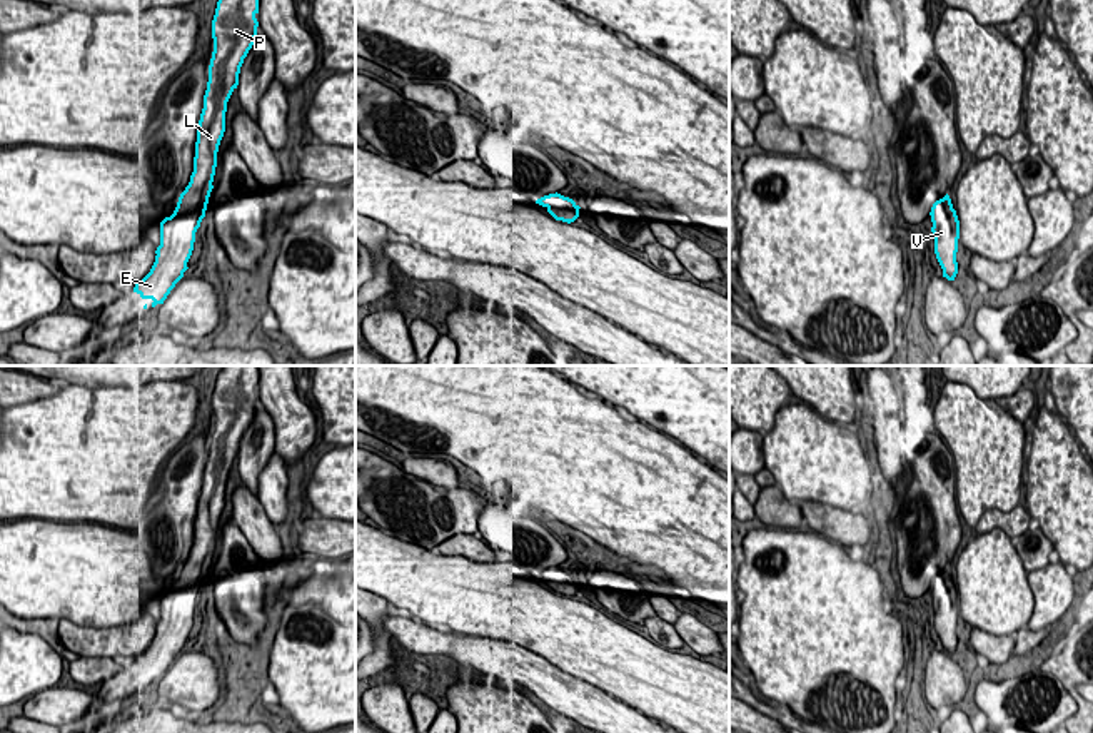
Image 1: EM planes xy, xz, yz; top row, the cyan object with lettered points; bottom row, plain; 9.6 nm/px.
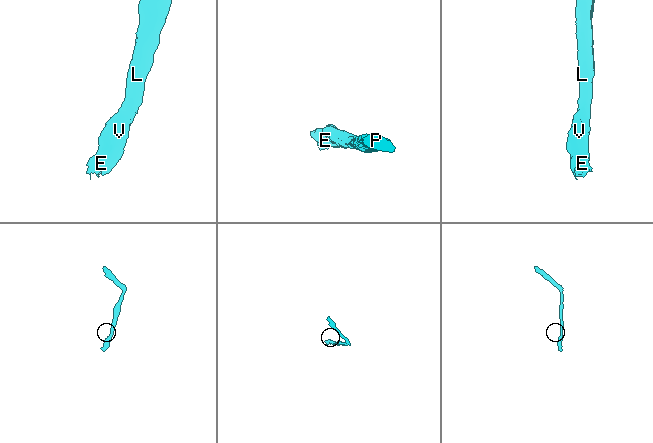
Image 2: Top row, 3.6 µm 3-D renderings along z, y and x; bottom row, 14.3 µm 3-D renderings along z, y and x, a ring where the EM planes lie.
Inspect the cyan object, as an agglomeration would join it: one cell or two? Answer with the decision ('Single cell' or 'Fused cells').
Single cell

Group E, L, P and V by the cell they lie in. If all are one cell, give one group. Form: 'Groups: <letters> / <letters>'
Groups: E L P V

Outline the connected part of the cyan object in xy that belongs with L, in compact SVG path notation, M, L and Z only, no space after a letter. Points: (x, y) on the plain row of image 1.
M224 366L212 394L214 426L209 456L199 494L194 546L170 591L160 596L160 619L150 646L135 658L133 666L164 678L189 643L195 606L205 591L217 526L225 506L227 476L239 459L239 447L252 422L259 396L259 366Z

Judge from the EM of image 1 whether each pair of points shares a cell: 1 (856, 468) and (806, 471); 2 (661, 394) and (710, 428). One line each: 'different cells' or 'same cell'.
1: same cell
2: same cell

